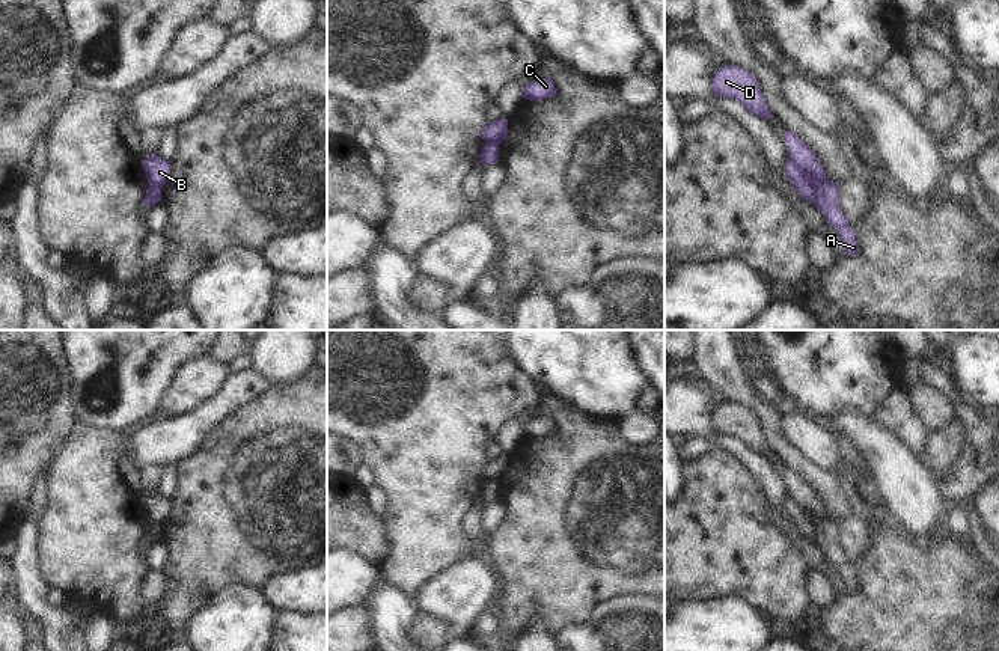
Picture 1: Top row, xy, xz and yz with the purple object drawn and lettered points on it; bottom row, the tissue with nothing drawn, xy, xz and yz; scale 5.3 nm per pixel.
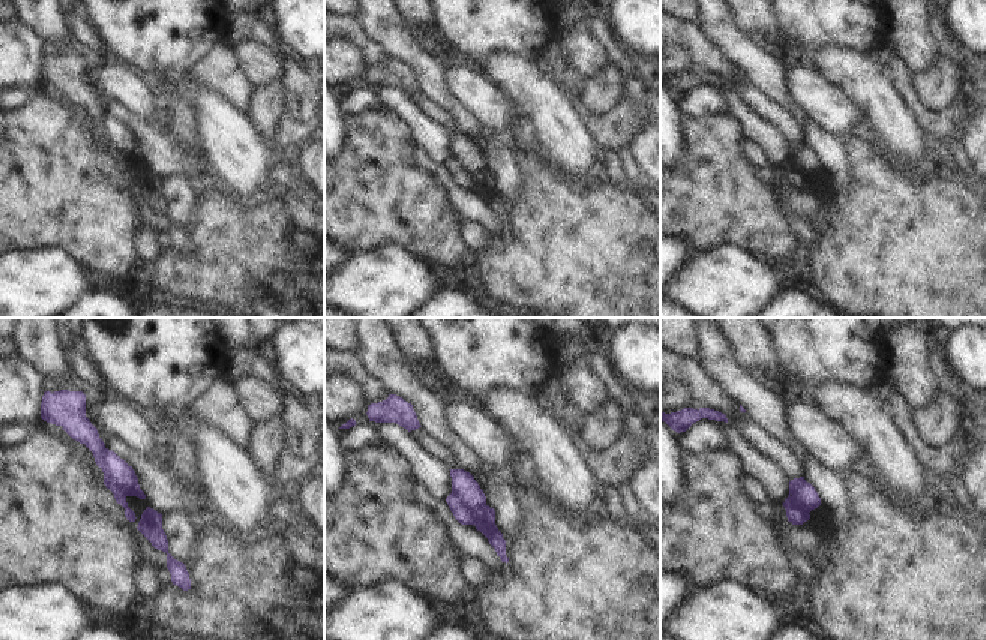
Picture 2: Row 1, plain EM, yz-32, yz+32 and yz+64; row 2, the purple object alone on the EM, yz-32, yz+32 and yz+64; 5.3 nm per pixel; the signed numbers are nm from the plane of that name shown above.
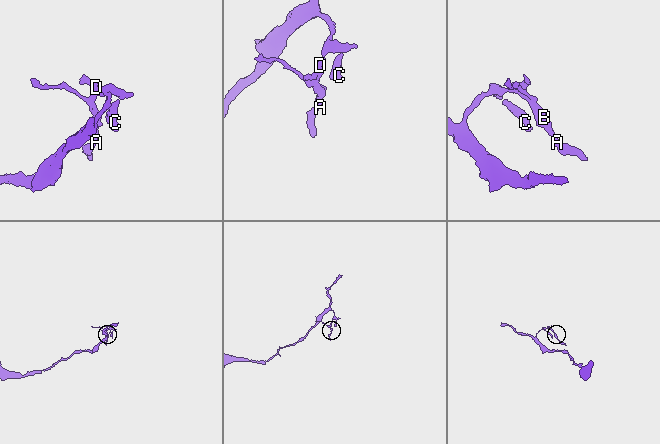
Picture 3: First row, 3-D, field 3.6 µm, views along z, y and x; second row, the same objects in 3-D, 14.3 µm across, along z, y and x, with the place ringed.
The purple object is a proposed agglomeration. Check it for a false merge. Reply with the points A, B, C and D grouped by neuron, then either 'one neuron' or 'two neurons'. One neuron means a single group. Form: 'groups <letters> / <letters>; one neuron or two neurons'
groups A B / C D; two neurons

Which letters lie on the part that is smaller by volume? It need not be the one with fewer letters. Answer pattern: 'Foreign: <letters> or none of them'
Foreign: A, B

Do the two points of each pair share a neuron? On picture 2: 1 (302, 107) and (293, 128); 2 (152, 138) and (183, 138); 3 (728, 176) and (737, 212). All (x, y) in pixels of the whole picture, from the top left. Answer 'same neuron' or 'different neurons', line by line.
1: same neuron
2: different neurons
3: same neuron

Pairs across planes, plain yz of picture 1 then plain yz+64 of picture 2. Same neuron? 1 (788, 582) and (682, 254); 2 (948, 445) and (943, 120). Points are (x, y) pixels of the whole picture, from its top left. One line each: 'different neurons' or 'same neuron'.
1: different neurons
2: different neurons

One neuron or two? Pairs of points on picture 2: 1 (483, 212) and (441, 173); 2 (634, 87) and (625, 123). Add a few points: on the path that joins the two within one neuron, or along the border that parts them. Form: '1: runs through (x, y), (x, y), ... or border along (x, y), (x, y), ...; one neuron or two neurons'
1: runs through (473, 207), (449, 183); one neuron
2: runs through (634, 96), (631, 114); one neuron

